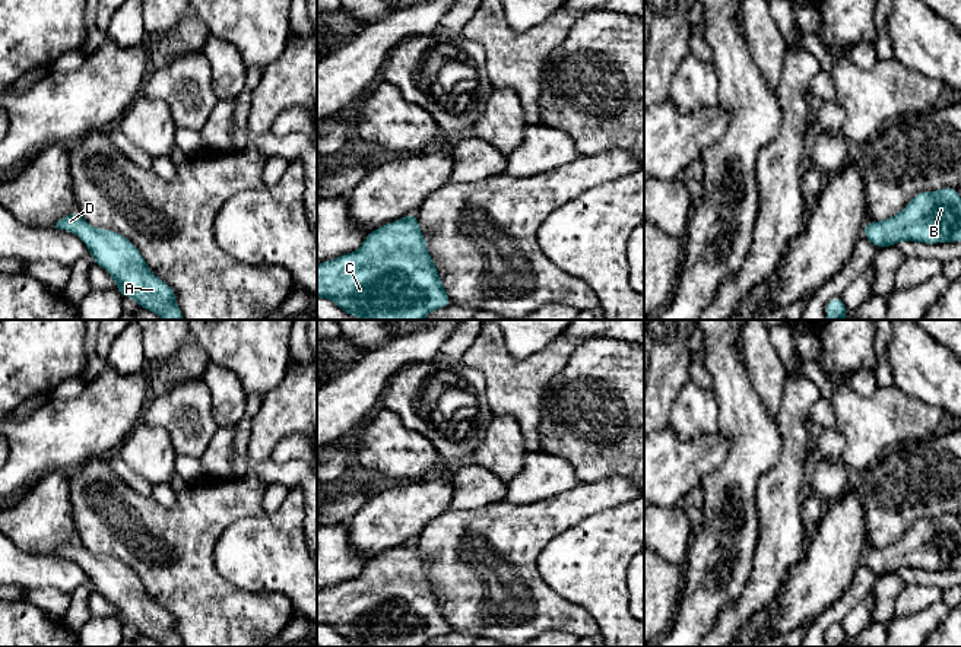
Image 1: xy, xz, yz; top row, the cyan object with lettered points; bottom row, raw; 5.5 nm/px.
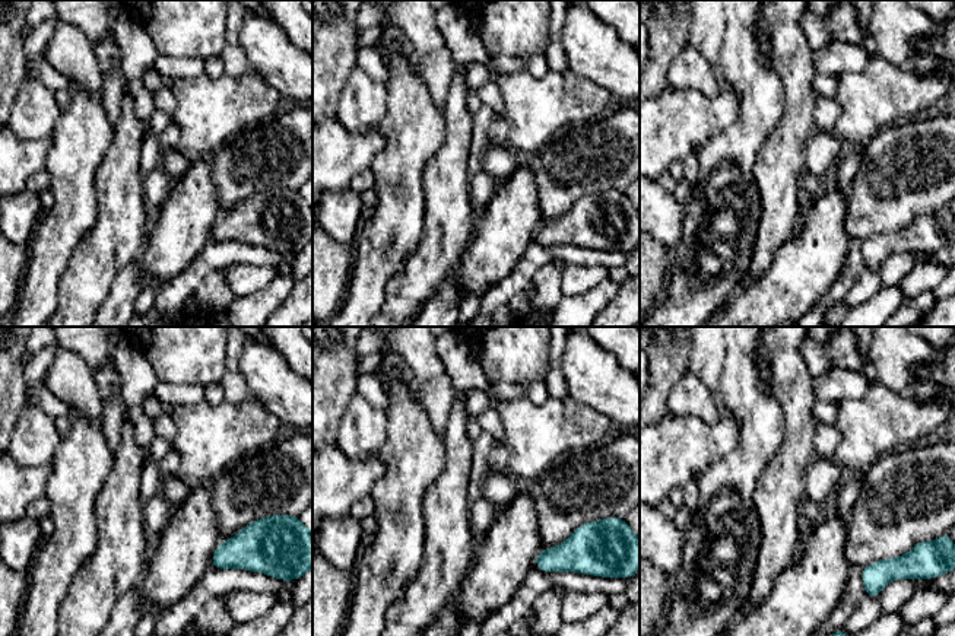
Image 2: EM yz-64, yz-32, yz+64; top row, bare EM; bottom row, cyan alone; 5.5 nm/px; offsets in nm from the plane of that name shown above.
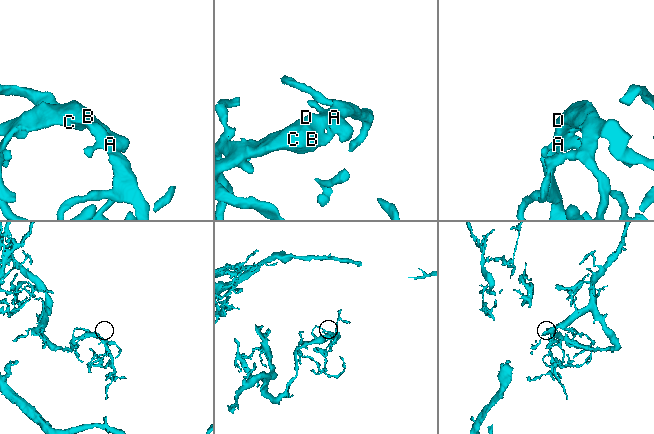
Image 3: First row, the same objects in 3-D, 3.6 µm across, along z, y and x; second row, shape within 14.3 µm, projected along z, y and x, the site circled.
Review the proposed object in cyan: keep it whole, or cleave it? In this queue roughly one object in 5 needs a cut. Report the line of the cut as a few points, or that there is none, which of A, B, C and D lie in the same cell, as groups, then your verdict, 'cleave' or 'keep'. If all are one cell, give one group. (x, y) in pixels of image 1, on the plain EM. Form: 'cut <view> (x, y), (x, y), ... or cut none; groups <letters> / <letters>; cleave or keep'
cut none; groups A B C D; keep

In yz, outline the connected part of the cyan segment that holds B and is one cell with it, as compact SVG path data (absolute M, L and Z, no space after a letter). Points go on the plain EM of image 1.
M954 514L919 520L900 540L882 549L866 549L862 562L879 577L900 568L961 570L960 520Z

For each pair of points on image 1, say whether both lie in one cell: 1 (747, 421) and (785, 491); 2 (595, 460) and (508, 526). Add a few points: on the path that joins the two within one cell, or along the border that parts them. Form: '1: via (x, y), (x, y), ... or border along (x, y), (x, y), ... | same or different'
1: border along (780, 433), (780, 456), (760, 479), (755, 497) | different
2: border along (612, 475), (590, 482), (579, 482) | different

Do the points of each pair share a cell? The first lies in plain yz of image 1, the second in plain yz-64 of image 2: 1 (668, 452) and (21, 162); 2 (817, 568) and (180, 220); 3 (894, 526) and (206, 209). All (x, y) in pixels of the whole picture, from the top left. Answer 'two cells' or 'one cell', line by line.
1: one cell
2: one cell
3: two cells

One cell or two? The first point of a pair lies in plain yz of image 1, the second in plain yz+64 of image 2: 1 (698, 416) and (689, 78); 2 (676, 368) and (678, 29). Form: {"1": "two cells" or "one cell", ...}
{"1": "one cell", "2": "one cell"}

